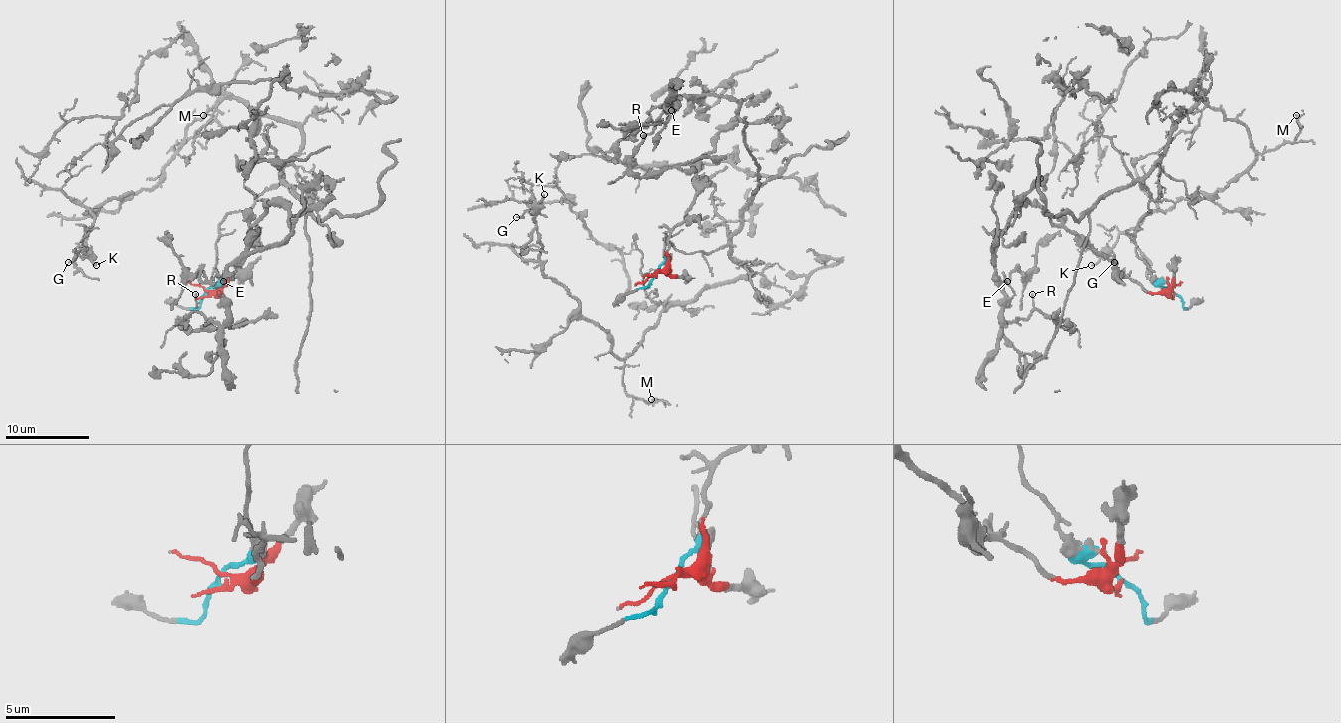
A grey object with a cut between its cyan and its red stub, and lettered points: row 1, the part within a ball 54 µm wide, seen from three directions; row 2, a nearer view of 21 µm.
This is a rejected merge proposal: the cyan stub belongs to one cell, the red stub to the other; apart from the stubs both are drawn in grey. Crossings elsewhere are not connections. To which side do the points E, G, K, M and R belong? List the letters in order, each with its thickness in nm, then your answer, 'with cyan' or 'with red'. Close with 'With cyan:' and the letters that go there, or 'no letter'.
E: 160 nm thick; with red
G: 130 nm thick; with cyan
K: 150 nm thick; with cyan
M: 130 nm thick; with cyan
R: 160 nm thick; with red
With cyan: G, K, M

